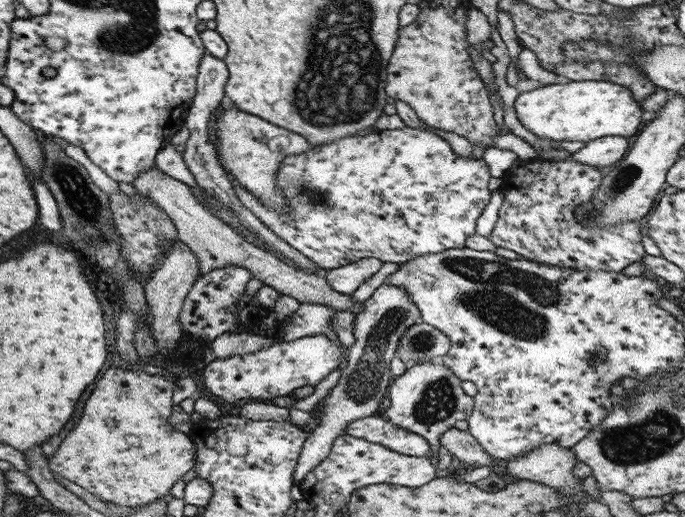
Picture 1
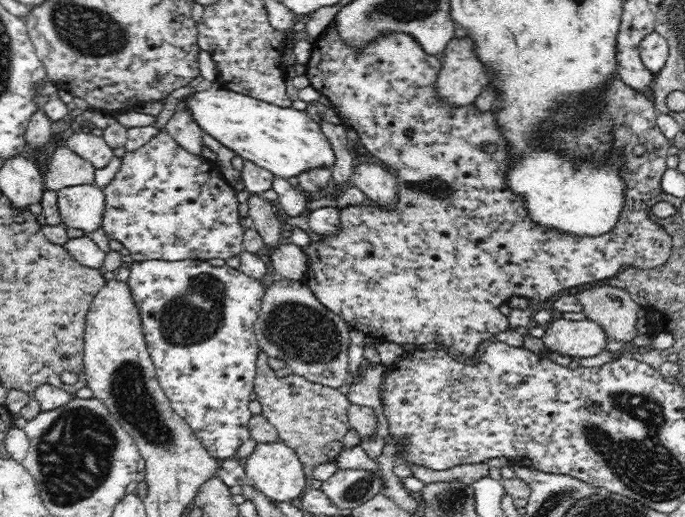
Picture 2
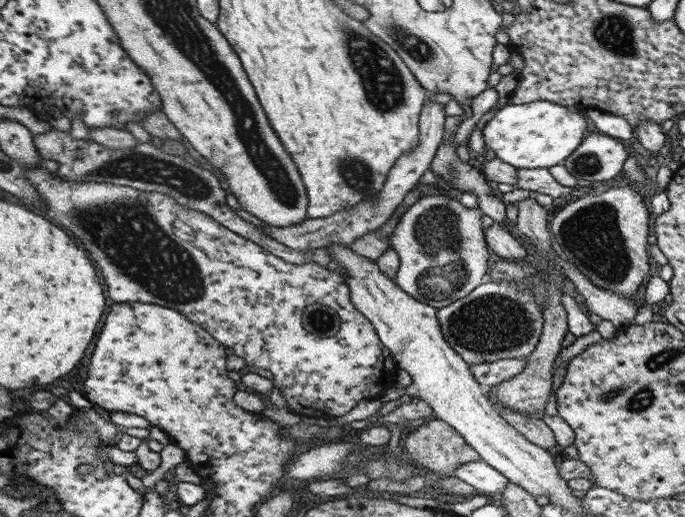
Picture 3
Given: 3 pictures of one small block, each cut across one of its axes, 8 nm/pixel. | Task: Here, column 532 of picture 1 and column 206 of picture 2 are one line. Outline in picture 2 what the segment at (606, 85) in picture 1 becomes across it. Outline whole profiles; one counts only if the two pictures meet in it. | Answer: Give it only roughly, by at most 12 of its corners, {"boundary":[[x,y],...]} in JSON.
{"boundary":[[228,90],[182,97],[203,132],[288,179],[336,163],[306,110]]}

